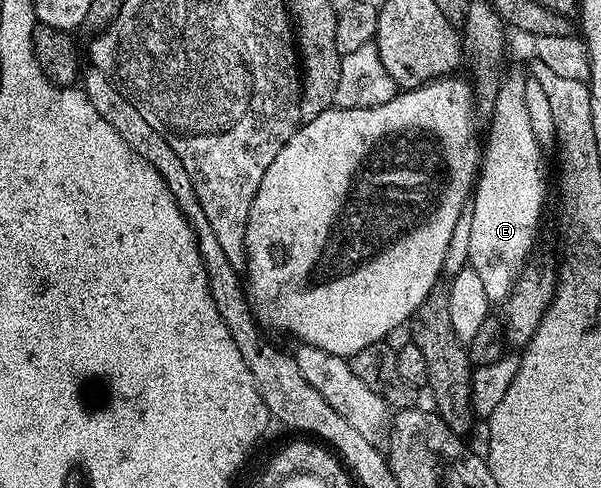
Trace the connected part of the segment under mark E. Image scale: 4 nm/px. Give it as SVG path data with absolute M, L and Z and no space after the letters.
M508 31L503 37L506 55L511 56L512 64L507 73L499 80L499 89L495 92L495 105L491 108L491 134L485 138L485 155L482 157L479 174L469 201L469 211L473 214L473 226L469 237L470 268L477 270L481 283L485 285L485 294L492 305L499 306L506 301L515 288L515 284L528 267L527 258L535 244L535 235L539 232L539 219L543 216L543 203L547 200L547 172L543 169L544 145L533 134L533 125L529 123L529 110L525 107L525 86L529 79L531 61L536 59L535 39L521 31Z

